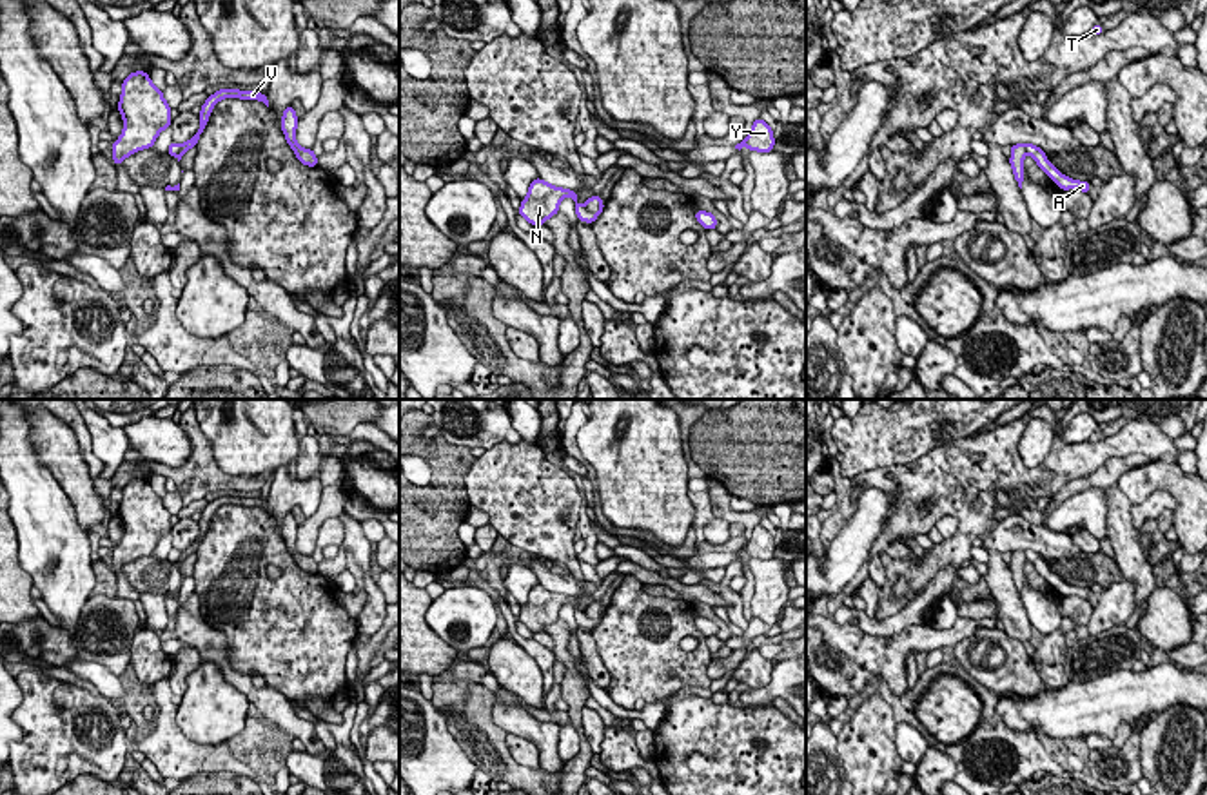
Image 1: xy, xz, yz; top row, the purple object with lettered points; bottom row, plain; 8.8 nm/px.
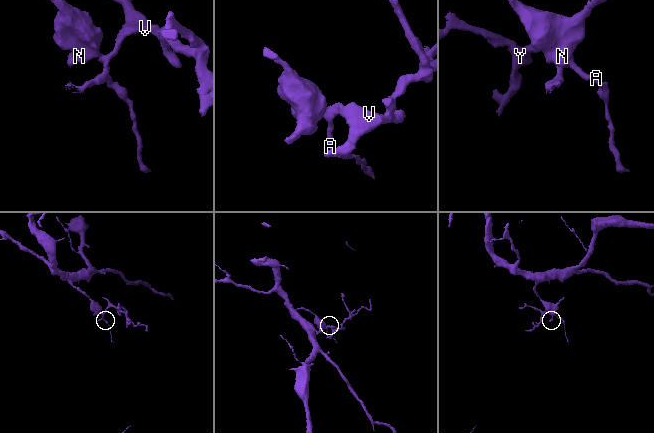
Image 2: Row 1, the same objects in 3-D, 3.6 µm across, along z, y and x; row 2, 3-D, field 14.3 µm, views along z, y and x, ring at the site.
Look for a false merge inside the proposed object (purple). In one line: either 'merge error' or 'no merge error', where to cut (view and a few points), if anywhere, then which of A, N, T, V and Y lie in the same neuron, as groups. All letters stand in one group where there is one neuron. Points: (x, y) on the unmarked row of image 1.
merge error | xz (583, 612), (598, 621) | A N / T V Y

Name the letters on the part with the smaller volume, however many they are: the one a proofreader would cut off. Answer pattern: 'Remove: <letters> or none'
Remove: T, V, Y

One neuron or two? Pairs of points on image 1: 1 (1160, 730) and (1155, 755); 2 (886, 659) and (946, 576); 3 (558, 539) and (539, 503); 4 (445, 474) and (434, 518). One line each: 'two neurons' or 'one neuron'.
1: one neuron
2: two neurons
3: one neuron
4: one neuron

